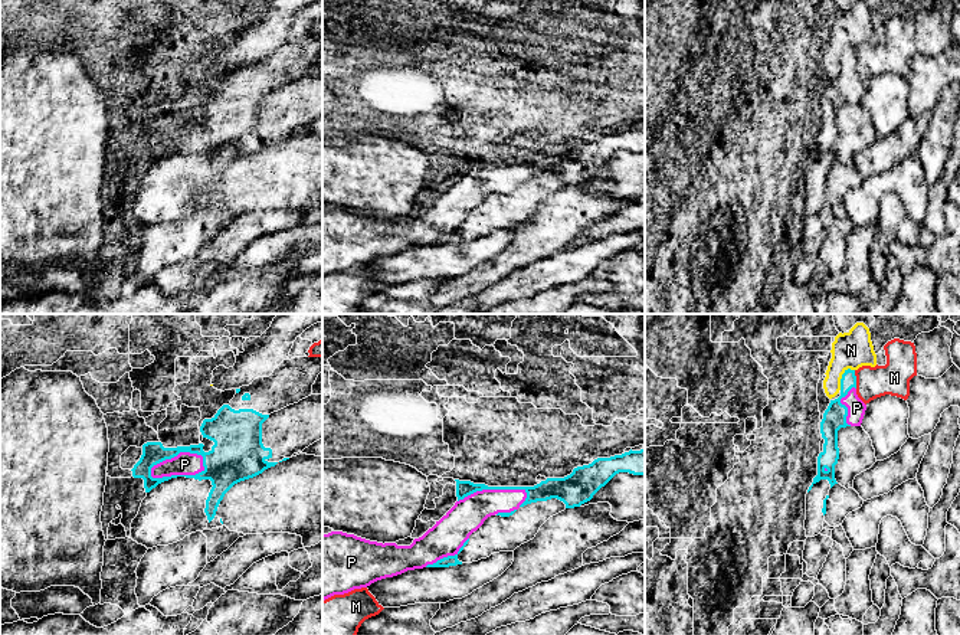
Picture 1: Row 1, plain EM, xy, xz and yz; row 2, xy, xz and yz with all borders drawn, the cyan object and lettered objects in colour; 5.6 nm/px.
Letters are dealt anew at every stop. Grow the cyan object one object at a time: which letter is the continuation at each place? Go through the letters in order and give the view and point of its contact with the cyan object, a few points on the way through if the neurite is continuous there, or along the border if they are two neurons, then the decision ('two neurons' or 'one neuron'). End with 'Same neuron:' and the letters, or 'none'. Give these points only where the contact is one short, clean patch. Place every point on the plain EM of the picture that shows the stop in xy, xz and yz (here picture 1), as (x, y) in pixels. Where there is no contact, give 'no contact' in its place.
M: meets cyan in yz at (855, 56); two neurons
N: meets cyan in yz at (842, 53); border along yz (854, 46), (848, 46), (842, 52), (839, 66); two neurons
P: meets cyan in xy at (173, 134); two neurons
Same neuron: none

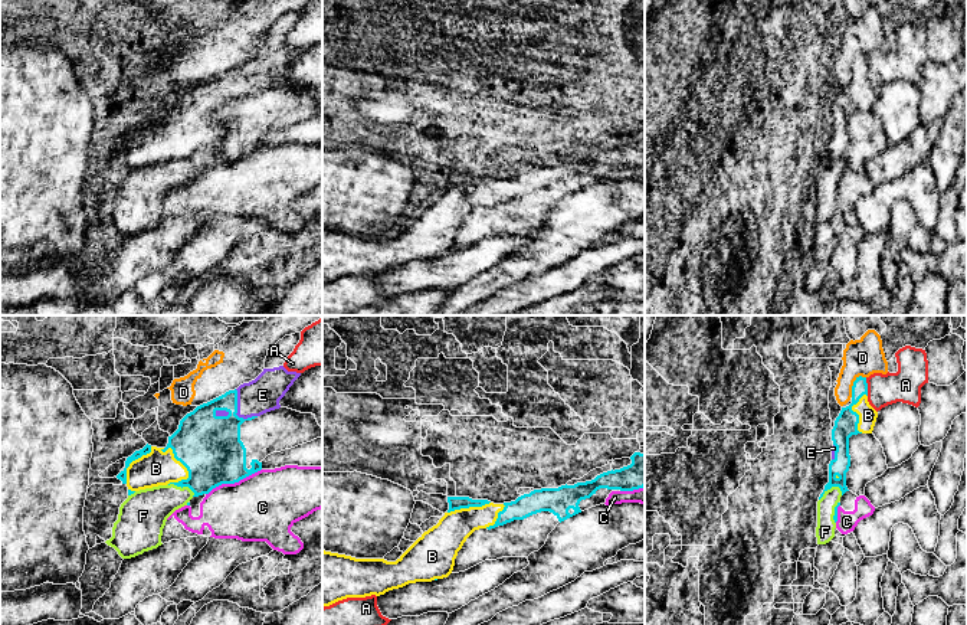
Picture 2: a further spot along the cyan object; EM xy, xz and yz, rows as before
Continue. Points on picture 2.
A: meets cyan in yz at (866, 64); two neurons
B: meets cyan in xy at (177, 137); two neurons
C: meets cyan in xy at (233, 160); two neurons
D: meets cyan in yz at (854, 61); border along yz (865, 54), (859, 54), (854, 59), (851, 74); two neurons
E: meets cyan in xy at (236, 90); two neurons
F: meets cyan in yz at (829, 166); one neuron
Same neuron: F

